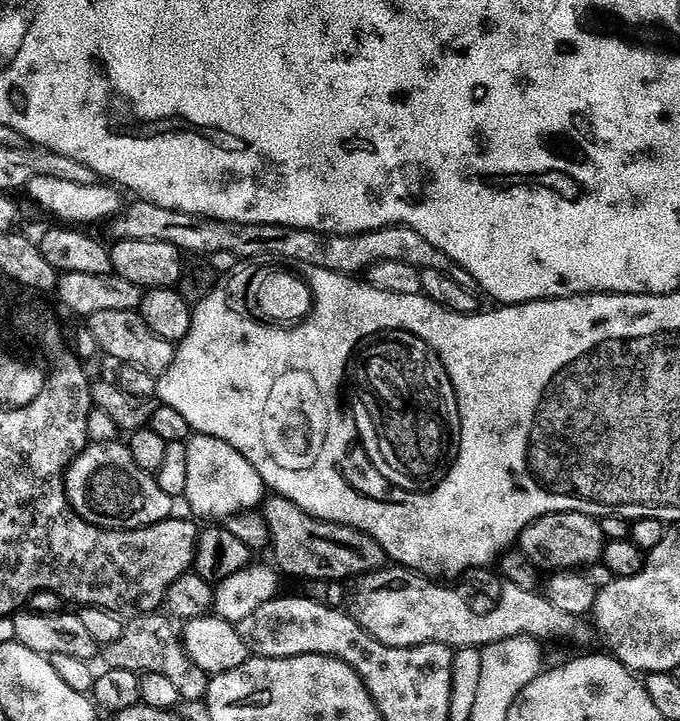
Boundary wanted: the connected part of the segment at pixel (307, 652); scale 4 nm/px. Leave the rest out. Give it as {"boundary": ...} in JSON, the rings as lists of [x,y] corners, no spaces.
{"boundary":[[[280,594],[258,606],[249,617],[242,618],[240,623],[235,625],[236,632],[241,636],[249,653],[252,656],[262,658],[294,658],[295,656],[329,656],[331,652],[336,652],[336,632],[356,632],[356,621],[351,615],[339,607],[331,607],[327,603],[319,604],[316,600],[307,600],[304,596],[285,596]]]}

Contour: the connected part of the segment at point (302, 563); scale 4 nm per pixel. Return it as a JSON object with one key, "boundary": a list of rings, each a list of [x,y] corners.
{"boundary":[[[272,494],[268,497],[268,501],[263,501],[262,517],[269,528],[270,552],[276,555],[275,567],[285,577],[305,576],[308,580],[344,582],[347,576],[359,578],[385,567],[384,551],[373,536],[359,532],[349,524],[318,520],[309,512],[303,512],[293,500],[287,500],[285,496]]]}

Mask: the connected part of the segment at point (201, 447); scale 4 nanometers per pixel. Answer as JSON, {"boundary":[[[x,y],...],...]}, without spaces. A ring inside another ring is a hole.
{"boundary":[[[189,435],[188,449],[182,456],[184,494],[183,499],[200,516],[220,516],[227,518],[253,506],[261,499],[260,494],[266,490],[266,485],[258,470],[246,462],[234,446],[222,442],[216,436]],[[260,496],[260,497],[259,497]]]}

